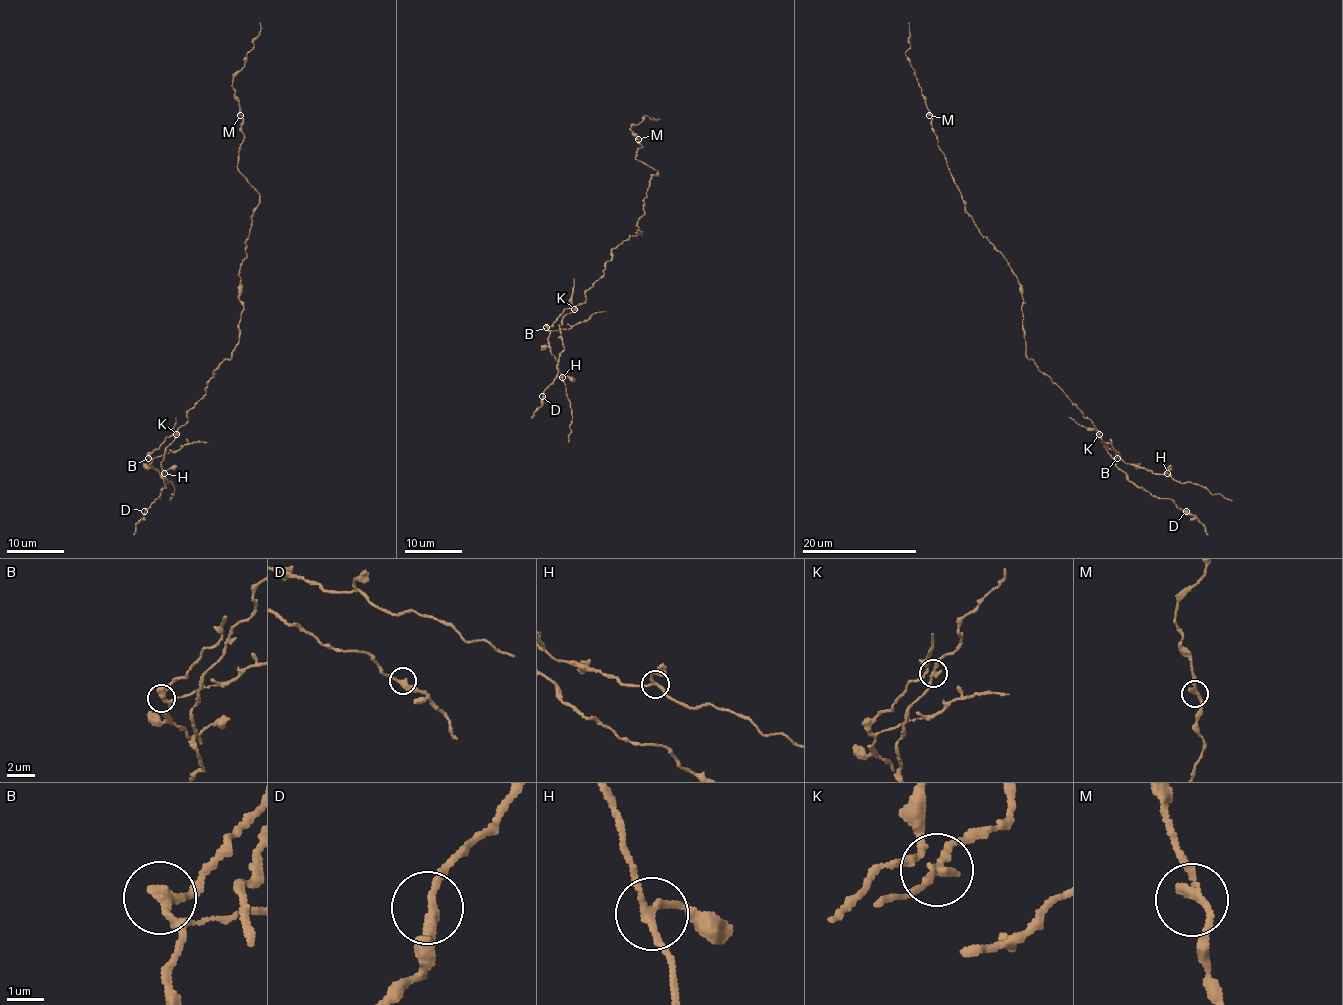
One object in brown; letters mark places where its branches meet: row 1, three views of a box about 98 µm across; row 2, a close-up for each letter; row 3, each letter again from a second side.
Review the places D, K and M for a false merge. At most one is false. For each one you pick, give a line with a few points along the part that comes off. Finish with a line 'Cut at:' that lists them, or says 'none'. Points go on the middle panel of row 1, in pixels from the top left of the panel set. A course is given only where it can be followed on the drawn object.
K: (574, 310), (566, 308), (548, 328), (549, 351), (558, 364), (571, 408), (569, 441)
Cut at: K

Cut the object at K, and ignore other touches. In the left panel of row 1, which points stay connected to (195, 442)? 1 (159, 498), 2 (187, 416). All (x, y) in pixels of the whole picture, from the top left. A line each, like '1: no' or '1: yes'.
1: no
2: no

